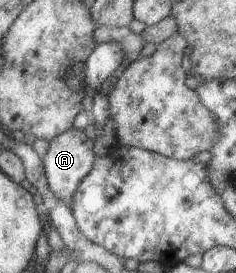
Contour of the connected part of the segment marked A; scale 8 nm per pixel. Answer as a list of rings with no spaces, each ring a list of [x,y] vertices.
[[[74,127],[64,130],[54,139],[48,141],[48,147],[41,150],[41,159],[43,163],[43,172],[46,176],[46,183],[49,190],[68,207],[71,206],[71,200],[77,185],[81,179],[91,170],[95,156],[93,156],[92,140],[87,138],[82,130]]]

